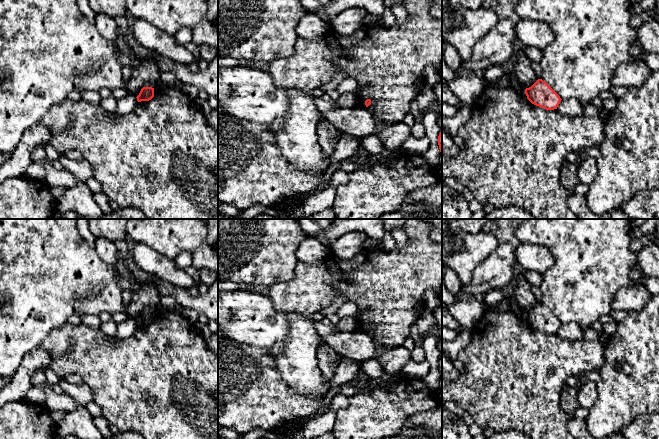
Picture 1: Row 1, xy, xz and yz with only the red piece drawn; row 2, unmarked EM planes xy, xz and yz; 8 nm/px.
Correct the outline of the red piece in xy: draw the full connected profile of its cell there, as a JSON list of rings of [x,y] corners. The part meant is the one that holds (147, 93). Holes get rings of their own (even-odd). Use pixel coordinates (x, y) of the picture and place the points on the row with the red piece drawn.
[[[143,87],[136,97],[138,102],[149,101],[154,97],[154,88],[152,87]]]

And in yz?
[[[538,79],[531,87],[525,89],[527,99],[534,105],[546,110],[557,109],[560,96],[542,79]]]

